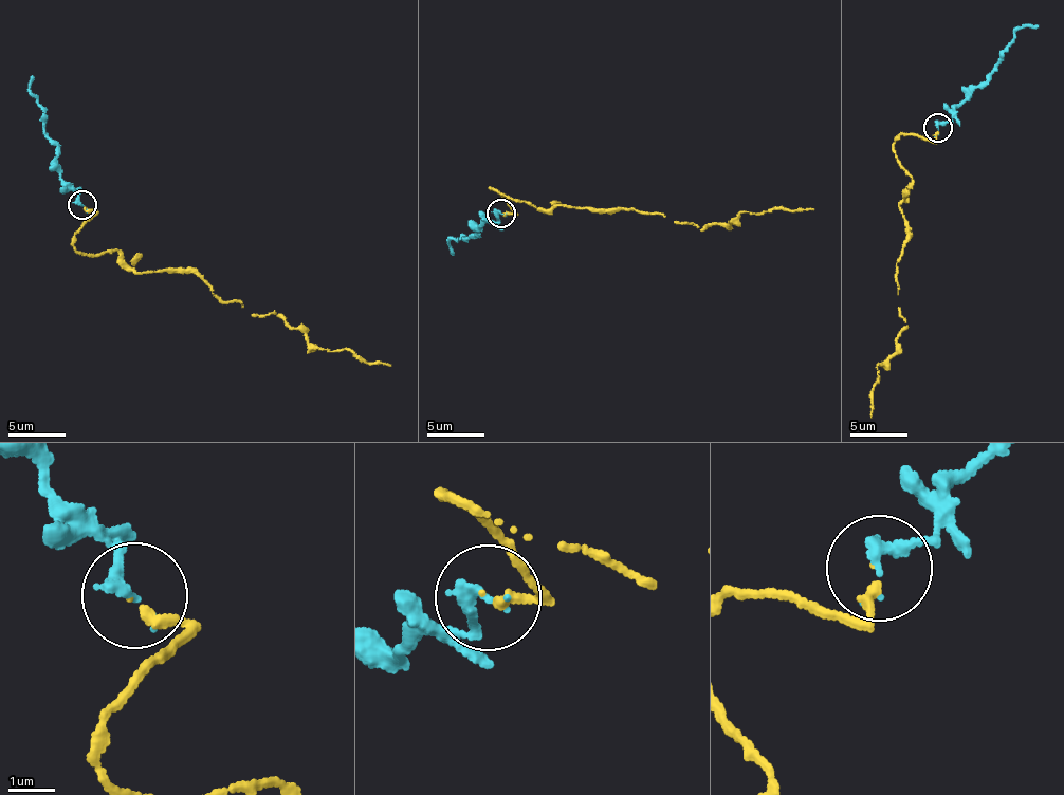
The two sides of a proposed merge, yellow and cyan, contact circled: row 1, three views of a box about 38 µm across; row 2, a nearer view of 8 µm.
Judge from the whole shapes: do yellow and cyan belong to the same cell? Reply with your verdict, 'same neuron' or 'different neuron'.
same neuron

